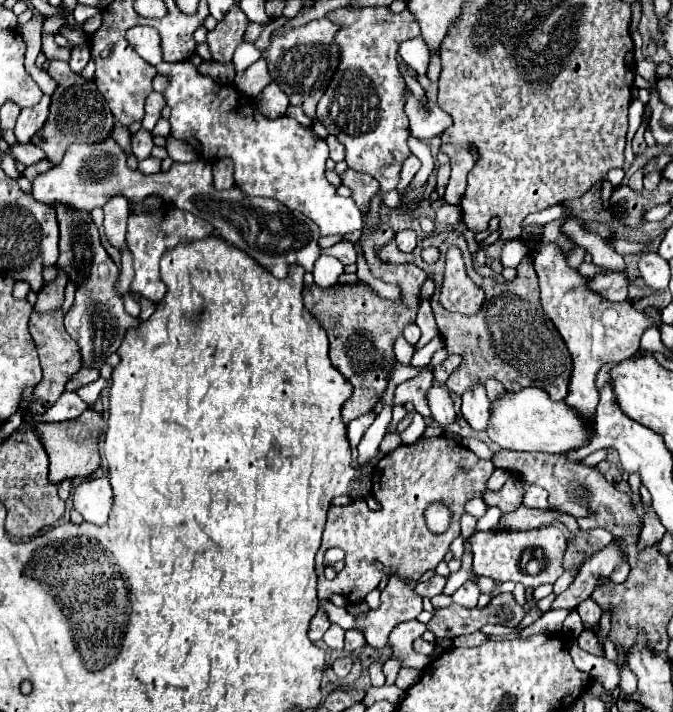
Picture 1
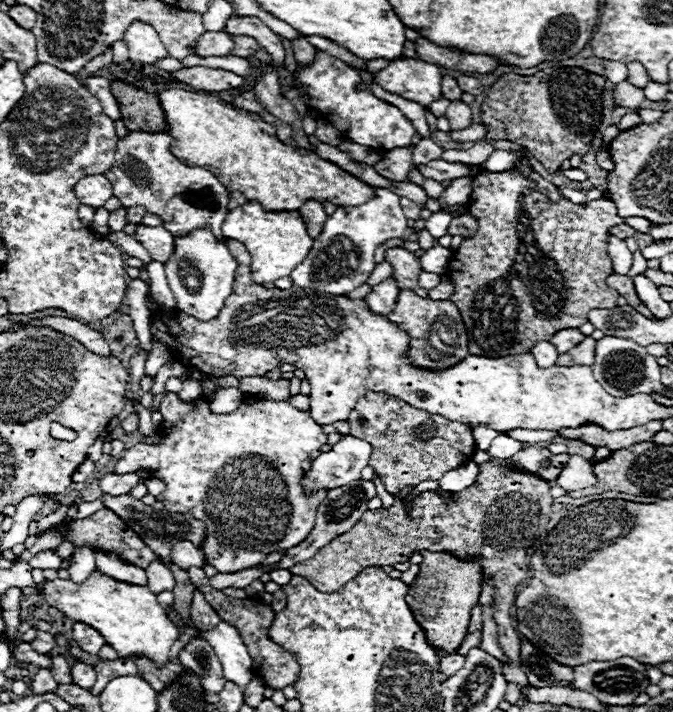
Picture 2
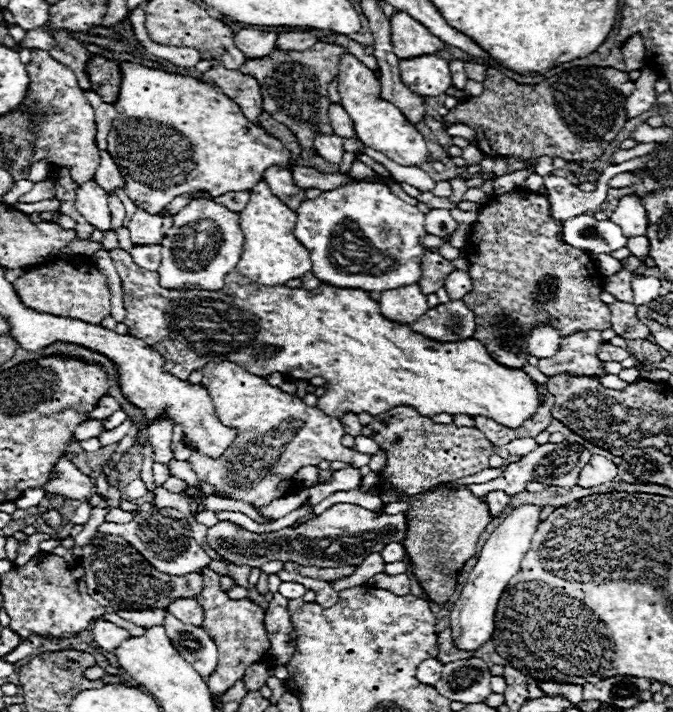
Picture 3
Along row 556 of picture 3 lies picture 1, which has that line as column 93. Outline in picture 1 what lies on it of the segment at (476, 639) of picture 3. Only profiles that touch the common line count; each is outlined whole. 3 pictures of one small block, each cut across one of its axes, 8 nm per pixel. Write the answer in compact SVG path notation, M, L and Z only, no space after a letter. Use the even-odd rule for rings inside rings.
M106 476L90 478L74 488L72 500L74 500L74 508L86 522L100 526L106 524L108 520L114 502L114 492Z

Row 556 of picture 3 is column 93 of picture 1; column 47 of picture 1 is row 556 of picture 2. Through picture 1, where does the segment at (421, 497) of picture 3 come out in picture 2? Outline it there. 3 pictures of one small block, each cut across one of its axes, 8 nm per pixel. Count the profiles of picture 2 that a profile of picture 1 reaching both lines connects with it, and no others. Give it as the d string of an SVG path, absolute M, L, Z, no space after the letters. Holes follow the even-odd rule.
M422 552L424 562L420 564L420 574L410 584L406 602L414 612L416 622L428 636L428 644L446 654L458 652L464 632L468 632L470 610L478 604L482 588L482 572L478 562L460 562L444 552Z

